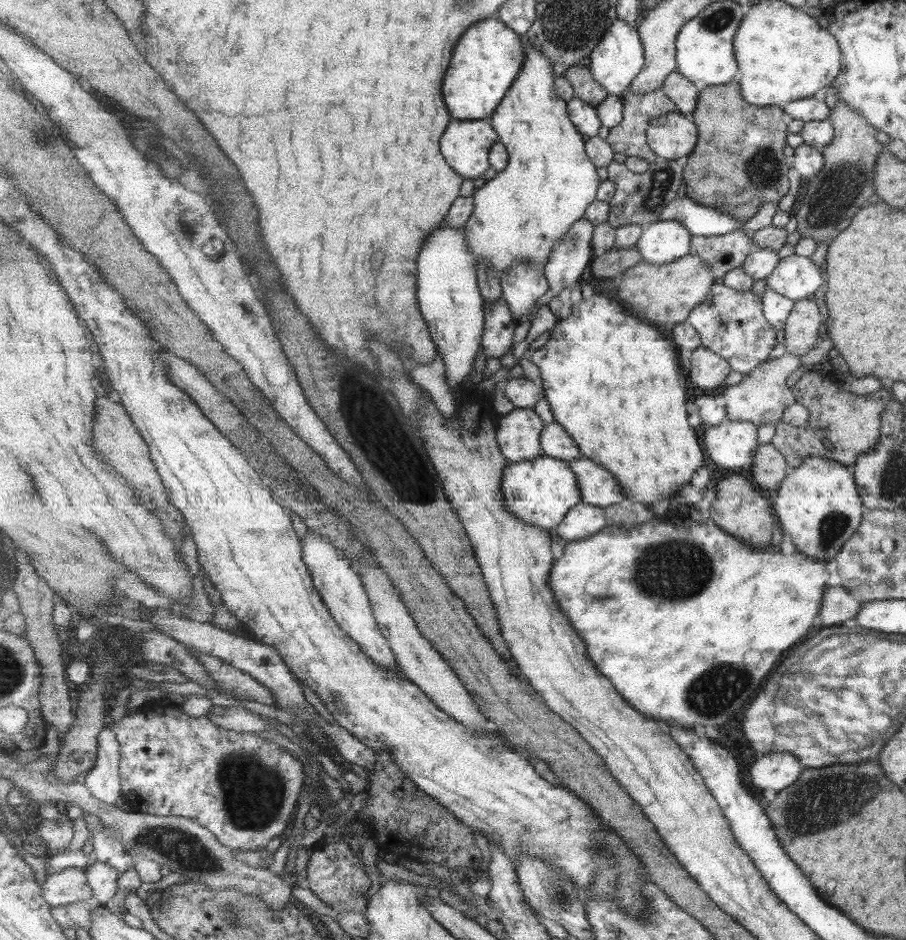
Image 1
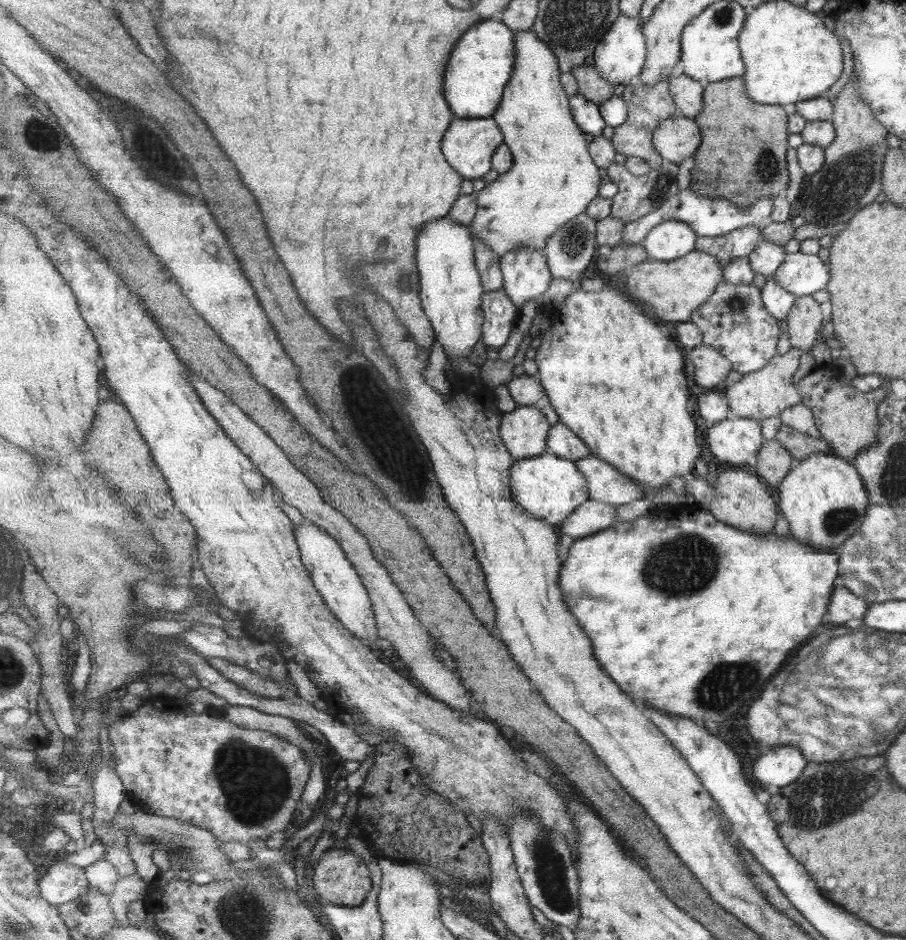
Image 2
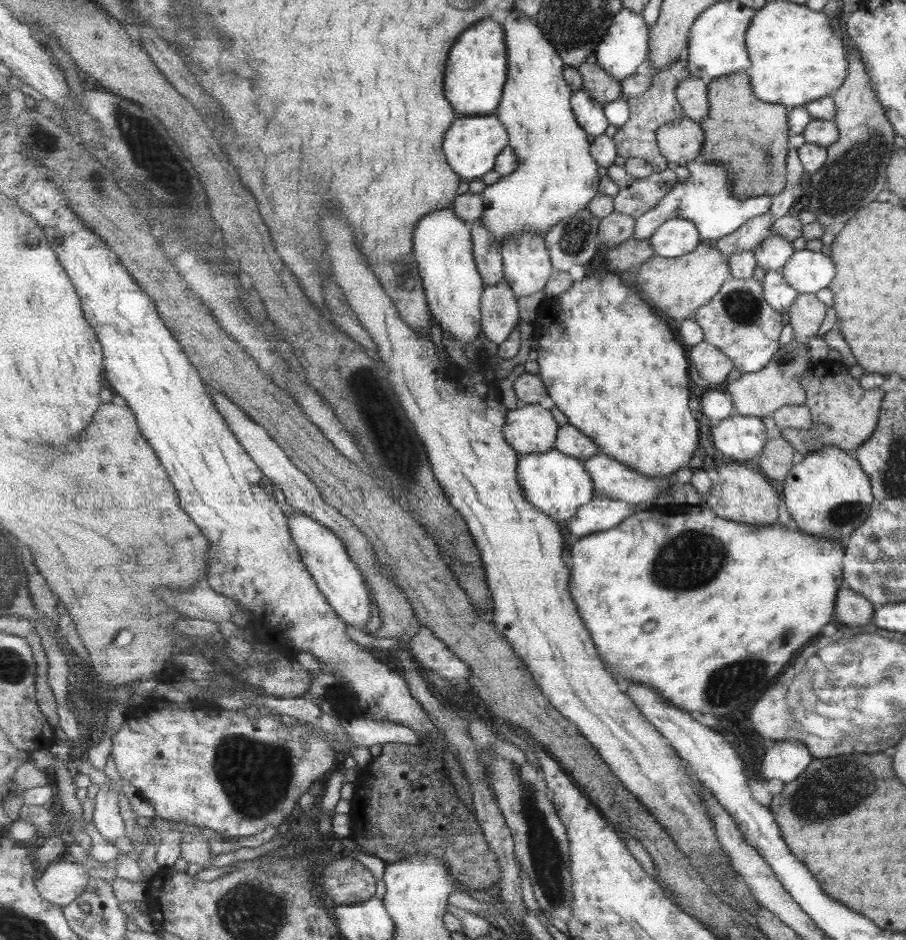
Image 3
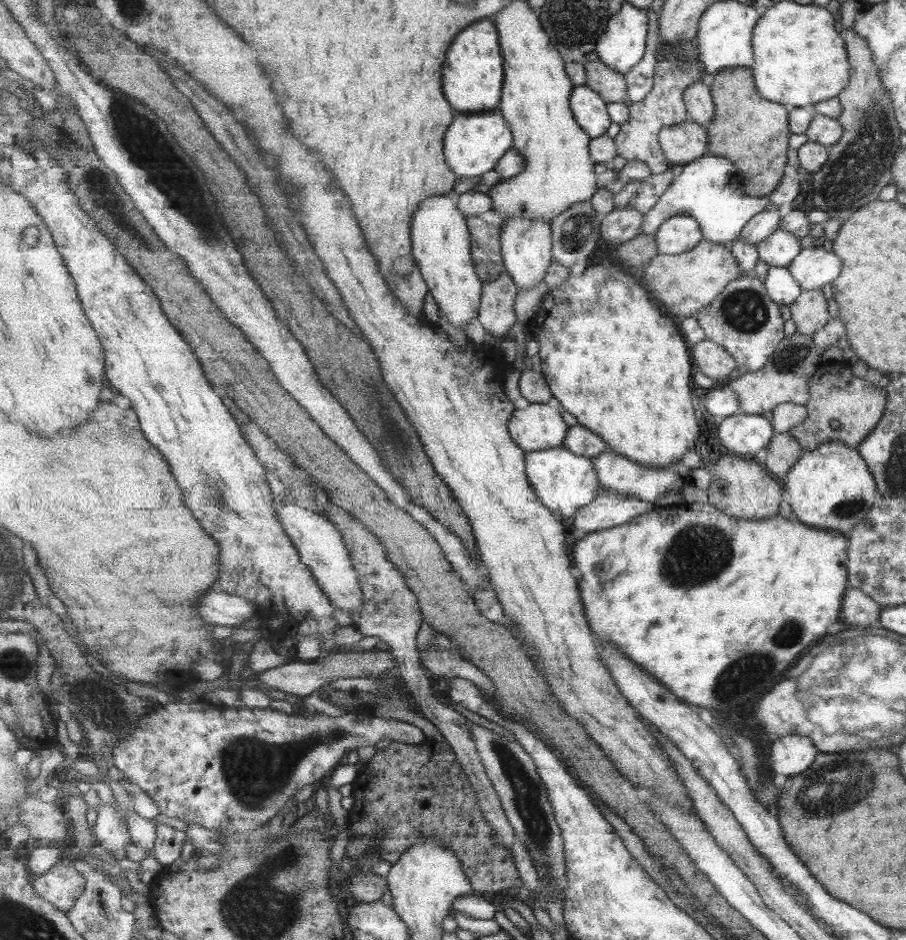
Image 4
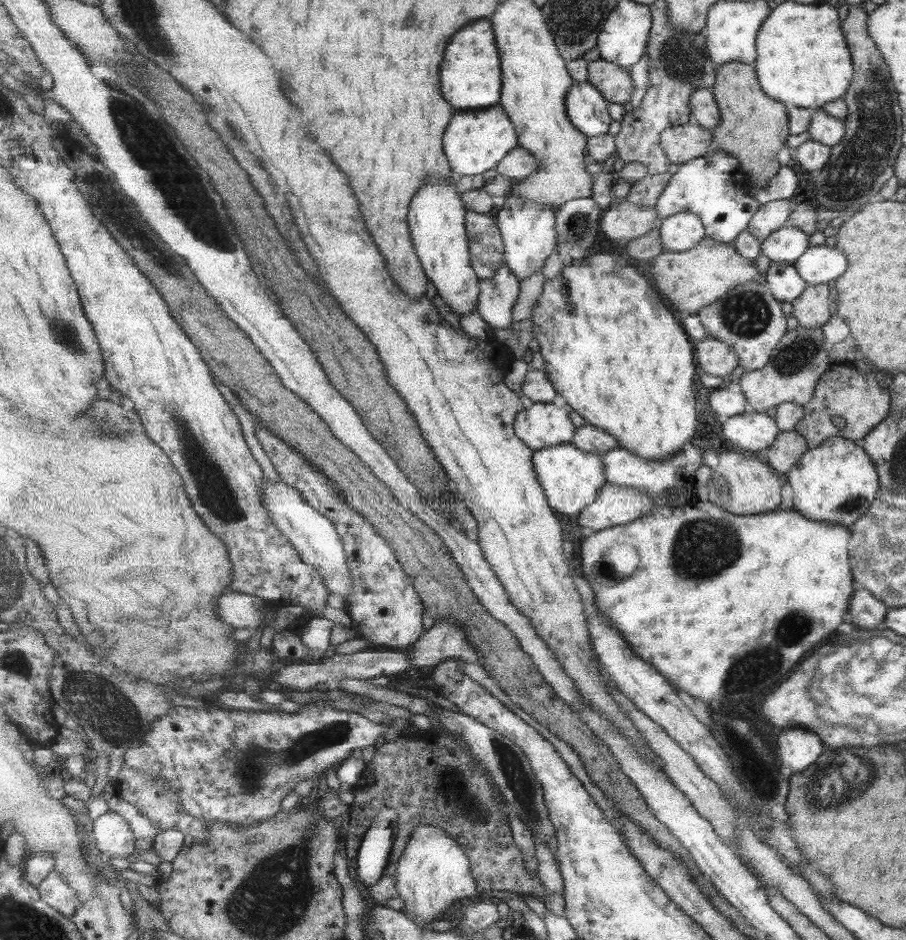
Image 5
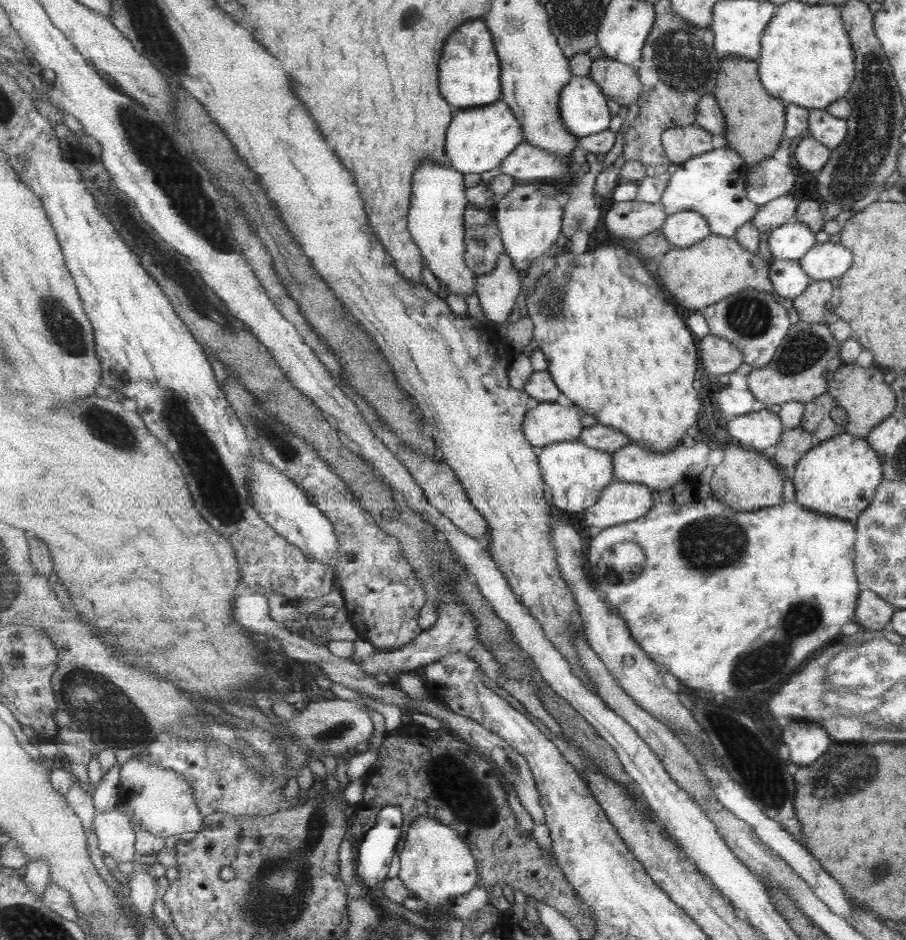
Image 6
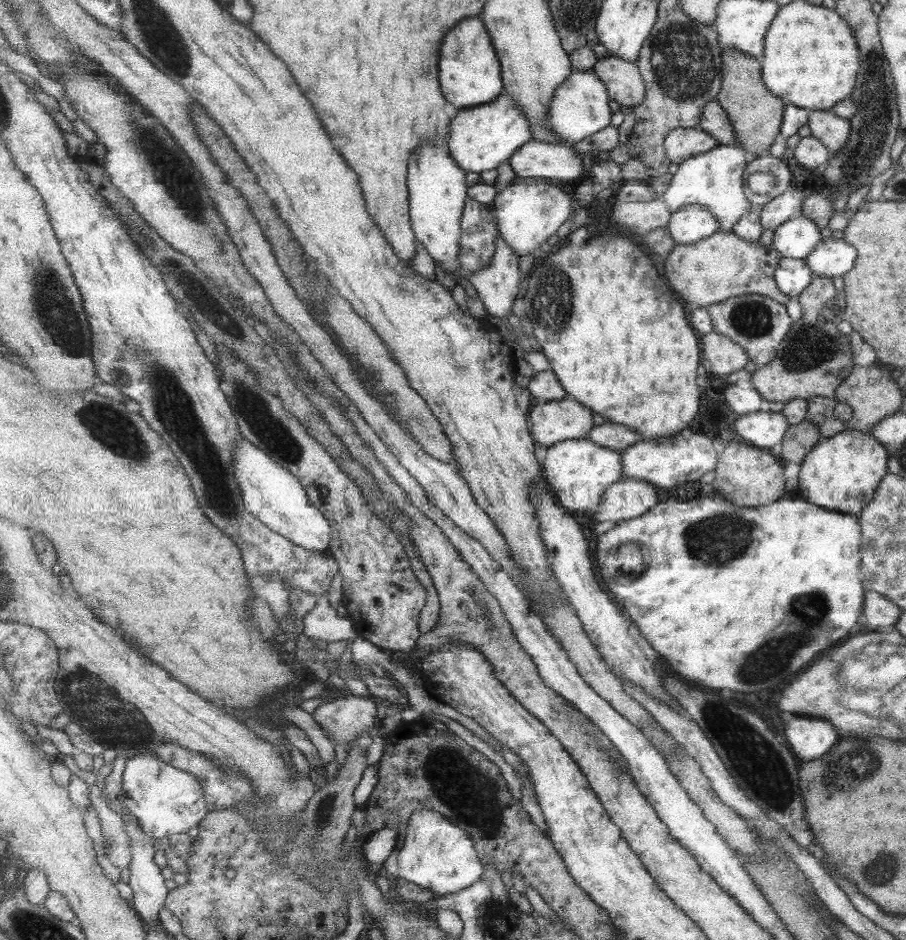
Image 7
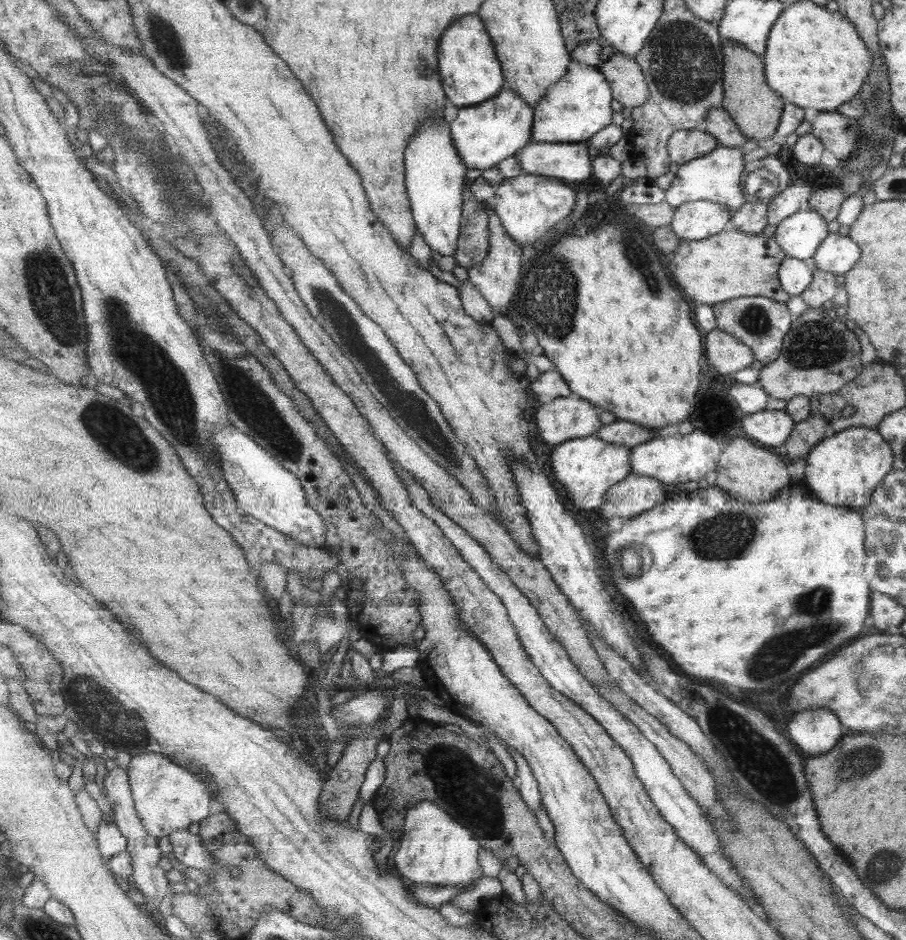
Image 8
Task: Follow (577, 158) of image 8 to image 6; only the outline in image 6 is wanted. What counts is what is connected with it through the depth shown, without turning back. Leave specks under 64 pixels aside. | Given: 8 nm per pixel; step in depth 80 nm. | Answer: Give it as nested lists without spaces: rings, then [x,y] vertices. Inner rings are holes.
[[[525,141],[500,167],[503,173],[513,176],[517,183],[525,184],[566,175],[570,173],[570,165],[568,160],[549,154],[543,148]]]

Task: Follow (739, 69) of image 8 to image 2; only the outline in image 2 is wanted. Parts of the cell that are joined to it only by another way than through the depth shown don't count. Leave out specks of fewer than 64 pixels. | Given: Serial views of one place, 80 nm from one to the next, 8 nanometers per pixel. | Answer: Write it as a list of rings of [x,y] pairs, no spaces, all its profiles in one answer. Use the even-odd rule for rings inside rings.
[[[729,78],[726,81],[709,84],[704,92],[702,113],[695,119],[702,130],[703,138],[702,146],[694,156],[694,167],[690,170],[689,187],[695,192],[715,200],[726,198],[742,210],[749,210],[762,198],[775,198],[777,192],[787,186],[785,136],[789,122],[781,106],[755,102],[747,94],[745,78]]]

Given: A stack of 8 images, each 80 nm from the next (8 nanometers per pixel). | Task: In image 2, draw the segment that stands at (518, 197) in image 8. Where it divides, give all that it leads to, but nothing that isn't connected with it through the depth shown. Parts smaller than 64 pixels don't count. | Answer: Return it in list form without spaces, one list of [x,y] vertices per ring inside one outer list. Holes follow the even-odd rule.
[[[522,248],[506,254],[500,261],[504,289],[519,308],[529,300],[540,300],[541,294],[549,290],[554,275],[544,251]]]

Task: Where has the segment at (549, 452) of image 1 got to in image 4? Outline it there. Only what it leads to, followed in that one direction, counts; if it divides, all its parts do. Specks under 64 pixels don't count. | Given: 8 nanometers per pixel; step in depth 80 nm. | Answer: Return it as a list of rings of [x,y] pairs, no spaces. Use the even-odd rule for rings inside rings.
[[[581,423],[567,429],[564,446],[573,454],[583,455],[587,458],[594,458],[609,450],[610,444],[599,434],[585,428]]]

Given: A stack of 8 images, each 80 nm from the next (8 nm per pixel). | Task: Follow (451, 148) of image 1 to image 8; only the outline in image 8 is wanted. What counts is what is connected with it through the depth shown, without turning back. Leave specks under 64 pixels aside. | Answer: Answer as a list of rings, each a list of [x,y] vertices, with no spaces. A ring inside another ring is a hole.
[[[505,86],[490,101],[458,109],[455,120],[449,125],[449,131],[468,168],[491,170],[503,160],[515,158],[517,153],[530,145],[534,133],[534,118],[534,107],[510,86]]]

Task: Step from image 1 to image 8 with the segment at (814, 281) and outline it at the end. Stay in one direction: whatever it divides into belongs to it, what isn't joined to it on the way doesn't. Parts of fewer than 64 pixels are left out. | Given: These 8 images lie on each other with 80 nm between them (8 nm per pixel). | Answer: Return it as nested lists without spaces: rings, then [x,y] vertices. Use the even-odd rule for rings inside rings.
[[[837,232],[828,233],[815,249],[809,261],[819,270],[831,274],[845,274],[854,268],[861,256],[857,243]]]

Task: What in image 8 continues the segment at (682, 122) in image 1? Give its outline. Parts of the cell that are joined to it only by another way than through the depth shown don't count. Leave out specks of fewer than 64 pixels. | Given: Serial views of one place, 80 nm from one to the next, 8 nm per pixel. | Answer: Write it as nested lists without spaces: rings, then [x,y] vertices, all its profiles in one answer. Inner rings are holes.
[[[704,128],[678,130],[672,133],[668,150],[671,160],[679,166],[718,149],[718,138]]]

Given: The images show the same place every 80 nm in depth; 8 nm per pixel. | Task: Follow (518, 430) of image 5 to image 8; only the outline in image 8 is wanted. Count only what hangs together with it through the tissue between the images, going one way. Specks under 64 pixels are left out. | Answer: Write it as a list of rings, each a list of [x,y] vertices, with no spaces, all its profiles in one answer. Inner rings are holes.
[[[571,393],[571,396],[567,398],[545,400],[545,403],[538,408],[535,414],[535,424],[542,441],[554,448],[556,445],[562,445],[567,441],[595,435],[603,426],[599,420],[601,411],[599,407],[595,407],[593,402],[581,398],[578,394]]]

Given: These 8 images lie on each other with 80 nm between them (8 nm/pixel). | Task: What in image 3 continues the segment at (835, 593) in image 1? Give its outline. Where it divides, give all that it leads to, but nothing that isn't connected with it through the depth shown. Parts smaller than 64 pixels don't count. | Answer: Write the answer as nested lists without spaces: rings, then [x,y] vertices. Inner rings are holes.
[[[842,588],[834,598],[833,620],[838,624],[871,624],[874,605],[860,594]]]

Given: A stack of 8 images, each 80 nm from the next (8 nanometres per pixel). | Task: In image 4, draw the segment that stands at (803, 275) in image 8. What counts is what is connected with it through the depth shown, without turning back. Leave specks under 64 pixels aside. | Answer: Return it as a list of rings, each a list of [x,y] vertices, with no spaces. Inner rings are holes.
[[[771,266],[765,278],[766,287],[771,302],[779,306],[789,306],[801,294],[800,286],[789,274],[787,267],[775,268]]]

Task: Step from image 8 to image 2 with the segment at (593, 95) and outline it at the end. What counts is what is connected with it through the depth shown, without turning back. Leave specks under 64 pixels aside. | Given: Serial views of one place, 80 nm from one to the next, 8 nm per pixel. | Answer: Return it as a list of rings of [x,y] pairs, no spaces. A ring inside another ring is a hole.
[[[582,94],[570,98],[571,110],[578,125],[582,127],[590,138],[603,134],[603,128],[607,126],[606,119],[603,118],[601,106],[591,102]]]

